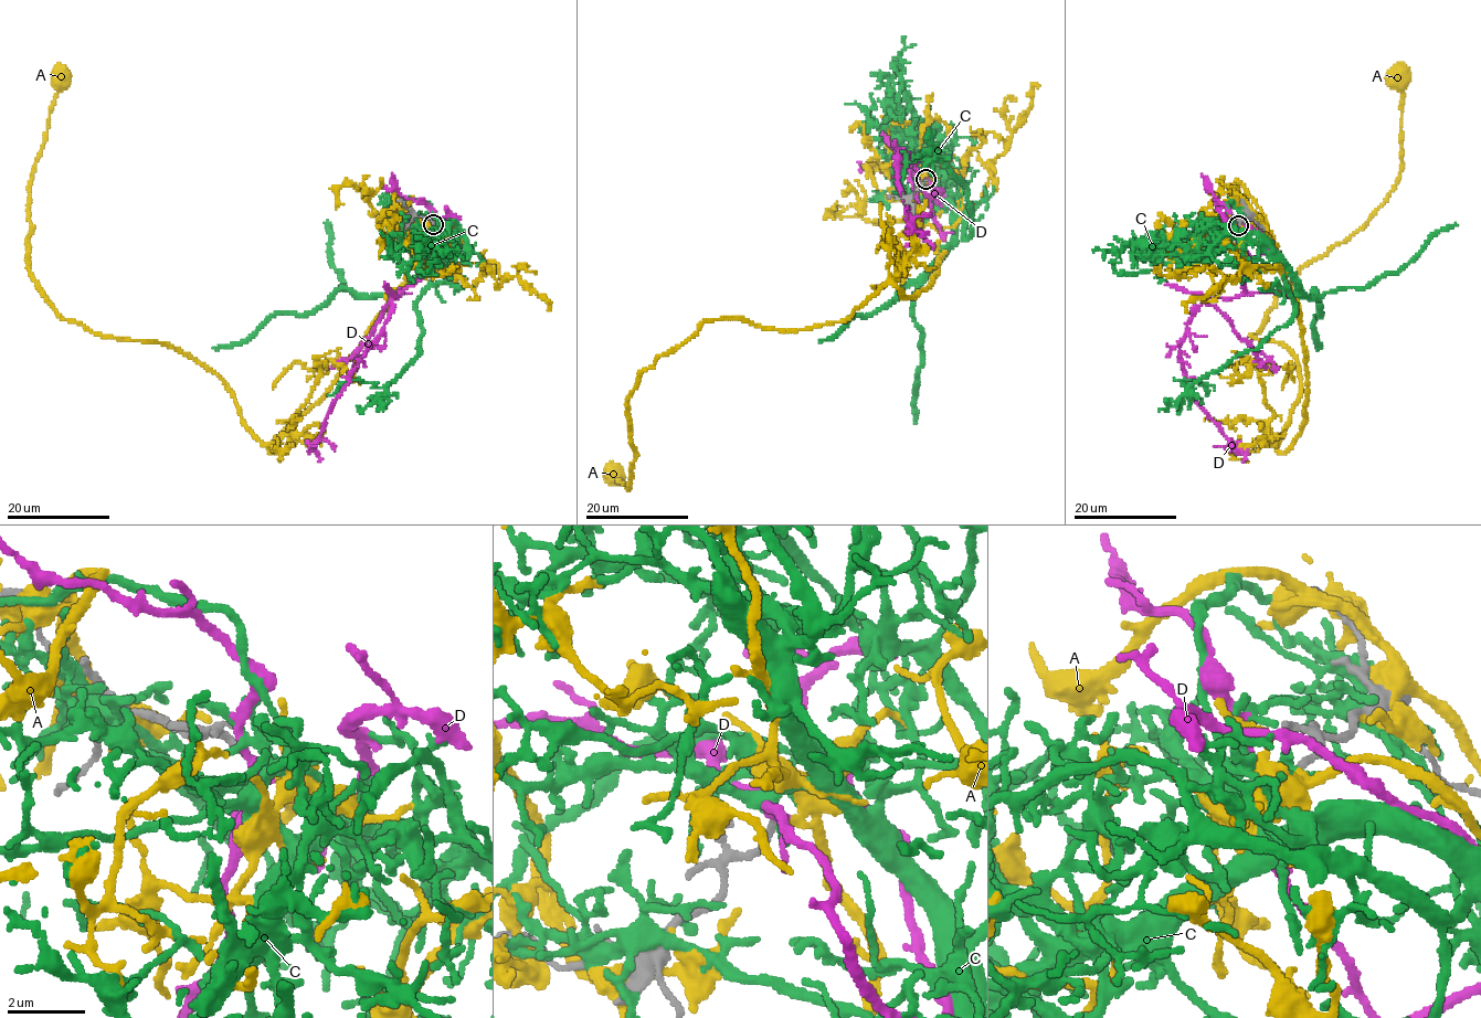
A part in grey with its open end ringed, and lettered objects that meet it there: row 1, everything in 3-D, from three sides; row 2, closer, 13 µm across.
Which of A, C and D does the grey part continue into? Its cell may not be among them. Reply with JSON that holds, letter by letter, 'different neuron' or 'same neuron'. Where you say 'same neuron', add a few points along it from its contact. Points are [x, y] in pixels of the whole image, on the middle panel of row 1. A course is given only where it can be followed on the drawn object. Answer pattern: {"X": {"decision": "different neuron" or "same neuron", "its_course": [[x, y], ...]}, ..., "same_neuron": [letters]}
{"A": {"decision": "different neuron"}, "C": {"decision": "different neuron"}, "D": {"decision": "same neuron", "its_course": [[926, 180], [940, 193], [929, 199], [908, 154], [899, 152], [912, 228], [926, 231]]}, "same_neuron": ["D"]}

